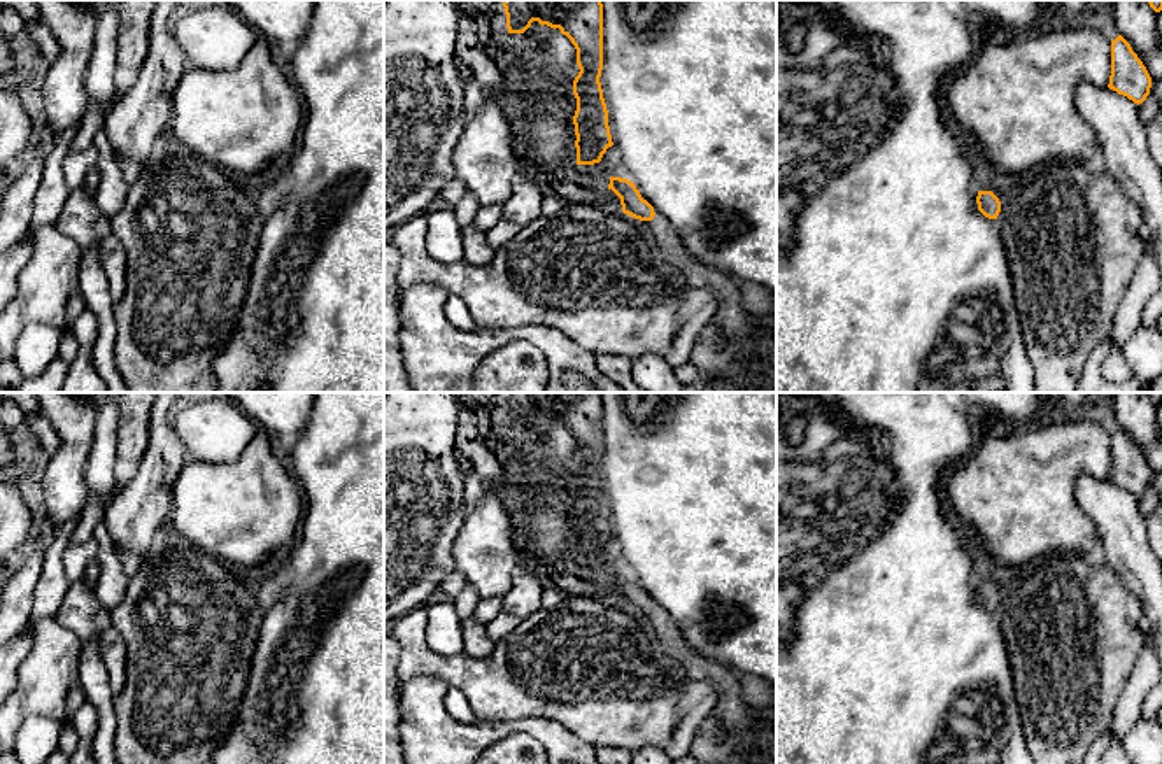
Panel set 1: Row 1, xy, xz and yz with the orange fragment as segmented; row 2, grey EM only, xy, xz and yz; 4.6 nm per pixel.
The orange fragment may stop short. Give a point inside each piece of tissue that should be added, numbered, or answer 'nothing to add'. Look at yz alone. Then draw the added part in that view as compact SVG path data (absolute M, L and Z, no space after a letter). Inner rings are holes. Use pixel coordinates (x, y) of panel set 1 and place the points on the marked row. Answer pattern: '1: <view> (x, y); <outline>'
1: yz (998, 190); M980 182L974 191L974 198L978 196L980 191L992 191L999 198L1001 209L1004 207L1004 196L1006 196L1008 189L1003 187L1001 184L988 186L988 184Z

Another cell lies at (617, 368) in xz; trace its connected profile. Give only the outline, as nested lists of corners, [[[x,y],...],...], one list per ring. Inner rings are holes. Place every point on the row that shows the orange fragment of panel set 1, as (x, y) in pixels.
[[[594,354],[594,361],[598,370],[624,393],[647,393],[631,377],[631,359],[613,354]]]

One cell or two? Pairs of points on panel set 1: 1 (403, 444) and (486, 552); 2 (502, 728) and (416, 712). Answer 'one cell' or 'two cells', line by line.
1: two cells
2: one cell

